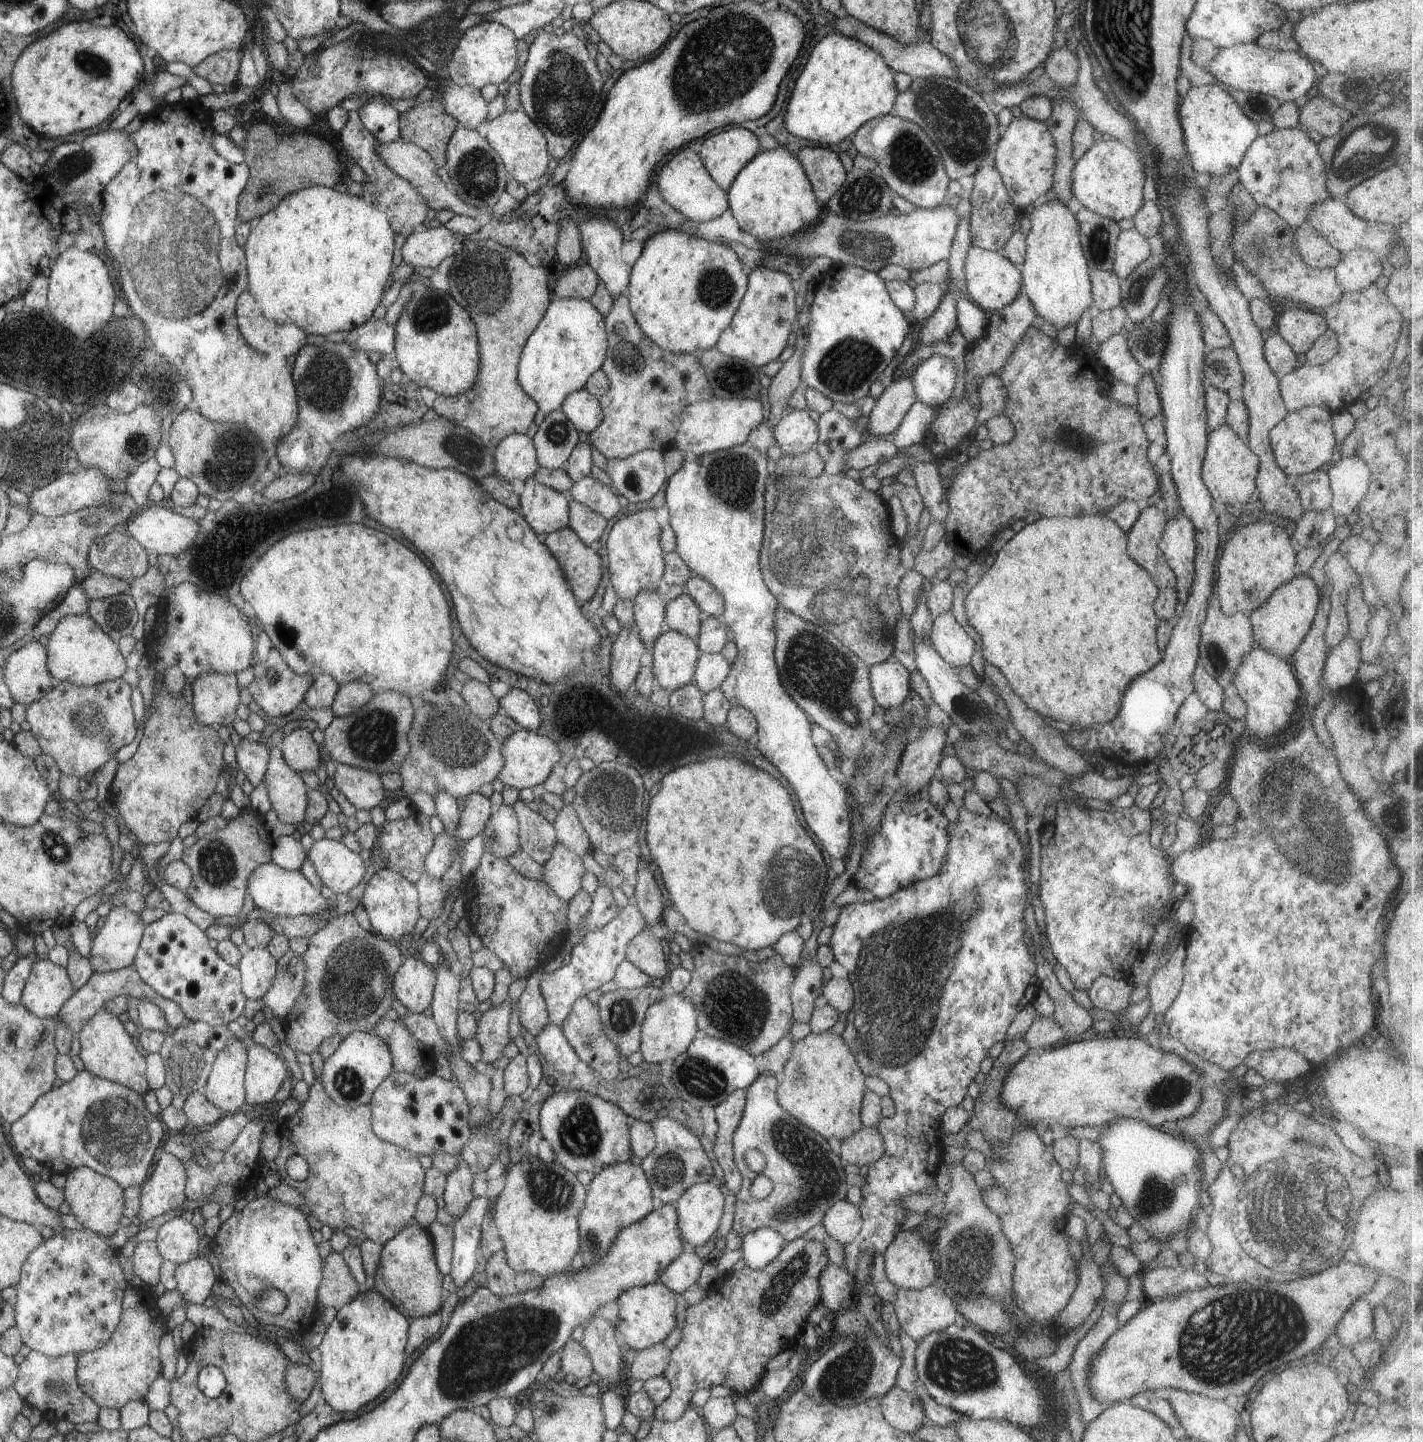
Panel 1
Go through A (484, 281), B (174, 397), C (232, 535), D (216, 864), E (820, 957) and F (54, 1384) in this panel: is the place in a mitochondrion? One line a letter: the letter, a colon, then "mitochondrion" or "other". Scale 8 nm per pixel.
A: mitochondrion
B: mitochondrion
C: mitochondrion
D: mitochondrion
E: other
F: mitochondrion

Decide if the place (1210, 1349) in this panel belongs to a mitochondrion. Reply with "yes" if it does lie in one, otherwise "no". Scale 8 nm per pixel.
yes

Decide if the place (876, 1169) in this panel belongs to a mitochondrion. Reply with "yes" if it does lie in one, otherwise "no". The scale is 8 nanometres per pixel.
no

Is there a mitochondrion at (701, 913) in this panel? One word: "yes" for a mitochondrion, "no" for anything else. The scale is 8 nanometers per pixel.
no

